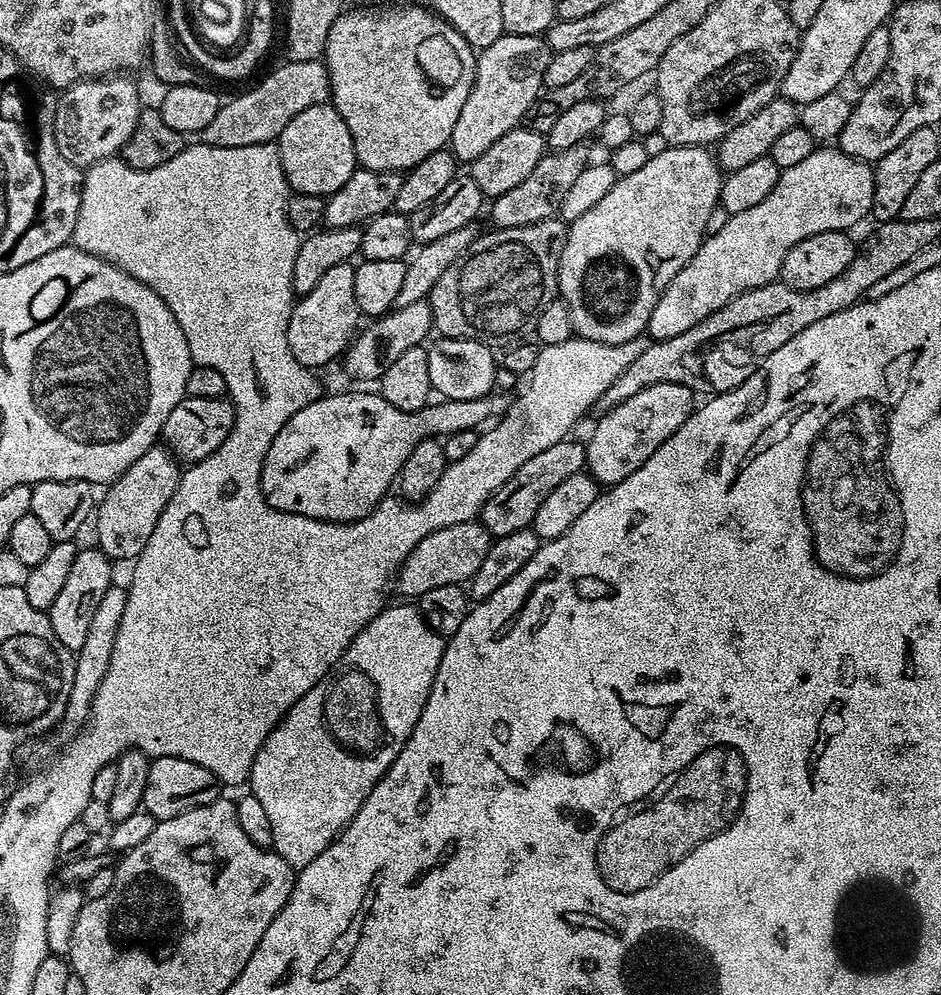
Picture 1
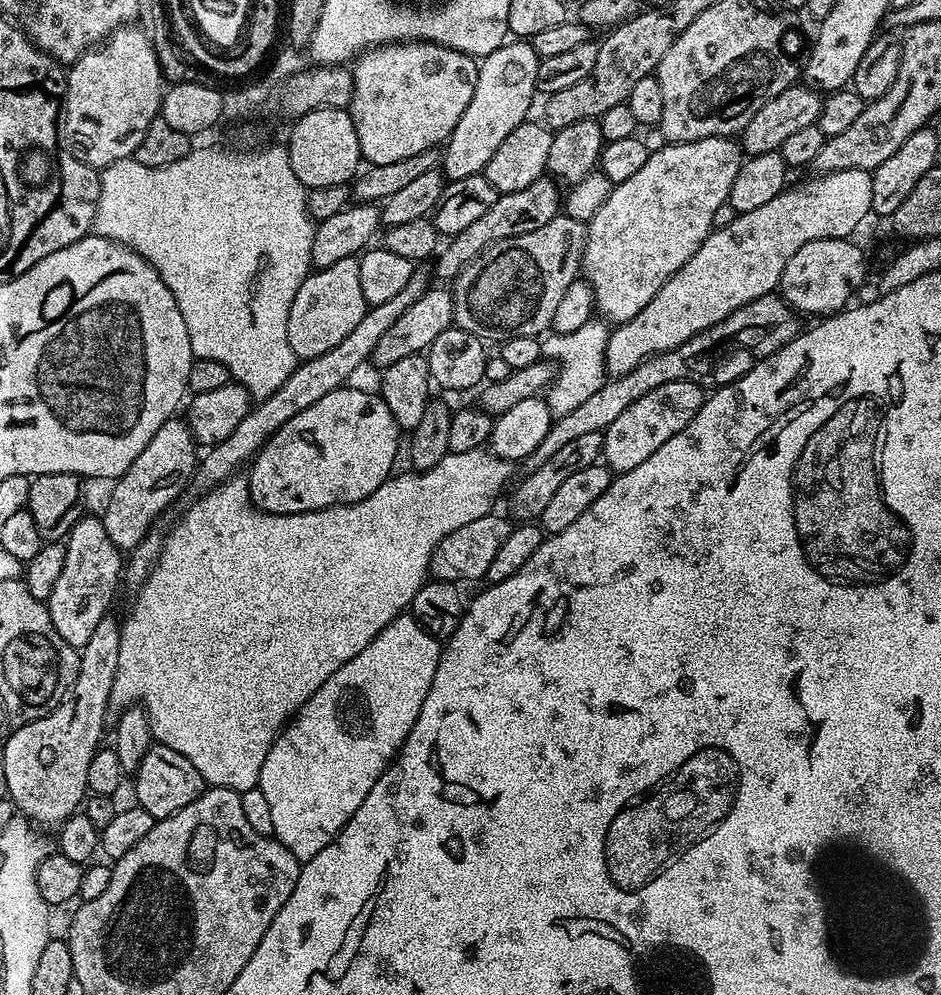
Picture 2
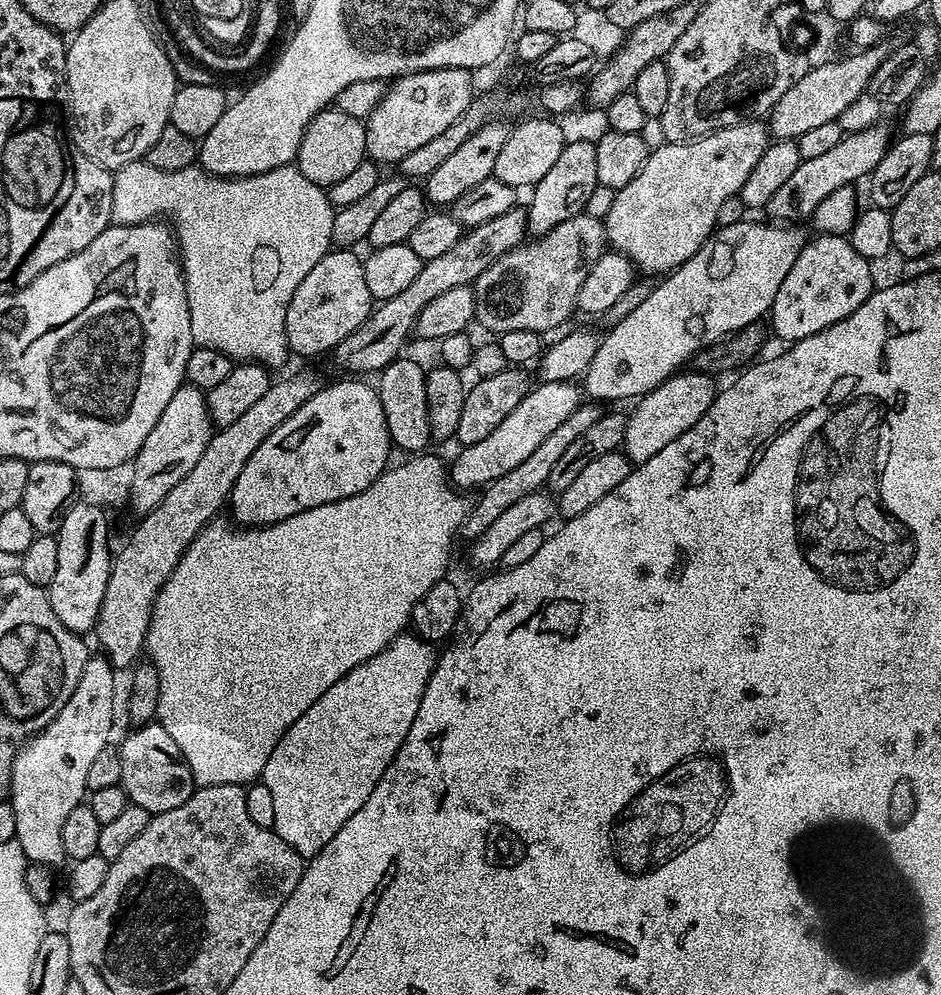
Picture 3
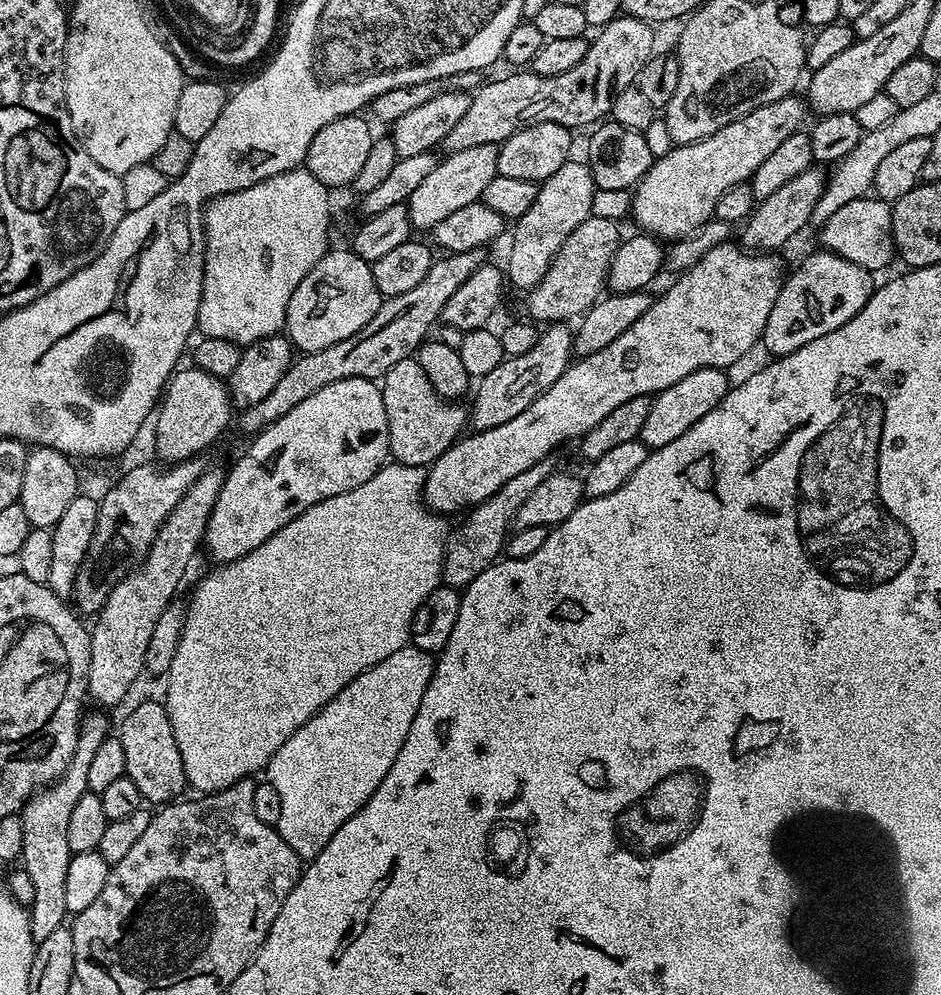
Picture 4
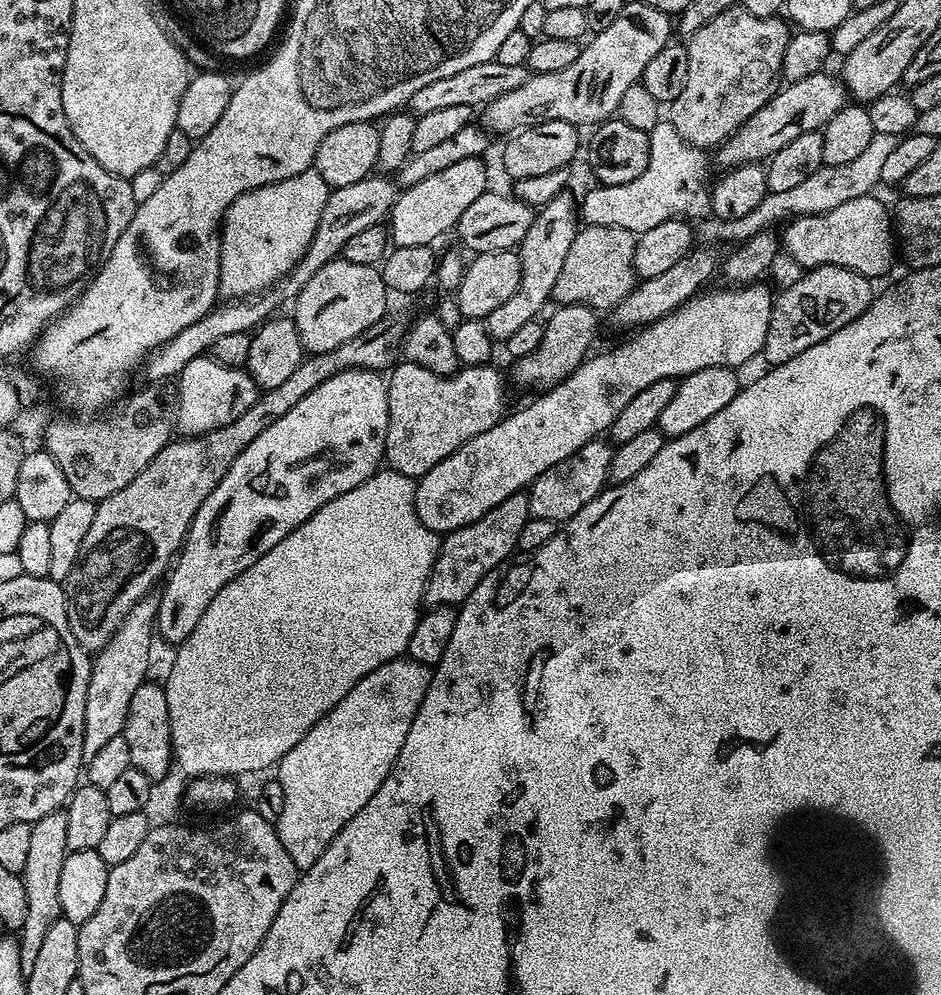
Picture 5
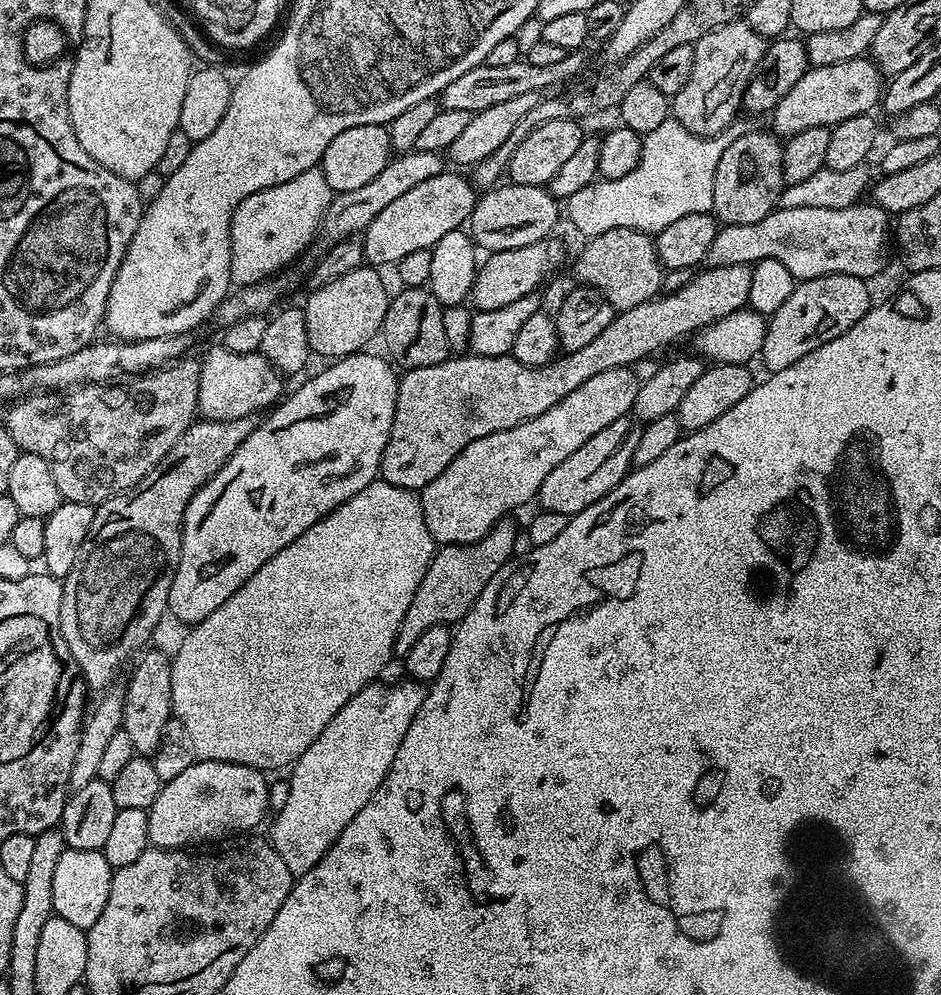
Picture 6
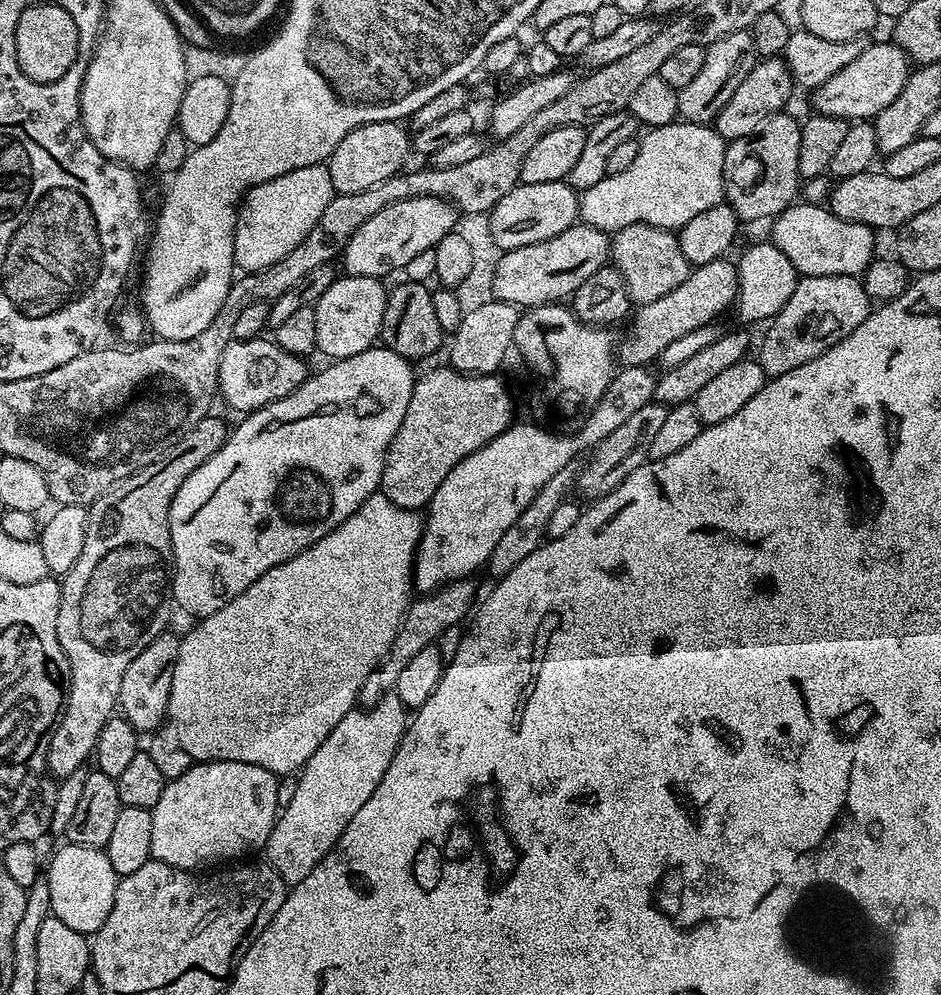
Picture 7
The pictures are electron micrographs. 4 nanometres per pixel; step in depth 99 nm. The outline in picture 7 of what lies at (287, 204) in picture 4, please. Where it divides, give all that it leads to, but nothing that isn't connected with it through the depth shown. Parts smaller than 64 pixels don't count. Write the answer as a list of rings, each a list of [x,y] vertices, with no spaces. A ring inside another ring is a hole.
[[[327,163],[302,166],[270,182],[253,186],[244,195],[236,213],[235,267],[244,272],[260,272],[266,266],[274,266],[274,262],[286,258],[286,254],[290,254],[290,250],[294,250],[294,246],[310,234],[322,210],[330,206],[333,195]]]

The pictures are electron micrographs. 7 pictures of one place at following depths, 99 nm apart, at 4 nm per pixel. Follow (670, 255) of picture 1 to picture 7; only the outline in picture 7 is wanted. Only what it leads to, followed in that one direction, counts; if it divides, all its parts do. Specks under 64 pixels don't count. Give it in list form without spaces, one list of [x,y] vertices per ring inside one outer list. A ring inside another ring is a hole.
[[[869,43],[862,50],[862,54],[858,54],[858,58],[850,62],[850,66],[838,70],[834,78],[829,78],[826,82],[822,82],[822,86],[814,89],[811,96],[812,104],[816,108],[813,109],[819,115],[833,116],[839,120],[871,121],[882,110],[886,110],[886,106],[890,106],[890,102],[898,98],[898,94],[902,94],[902,86],[906,86],[909,71],[909,58],[897,44]]]

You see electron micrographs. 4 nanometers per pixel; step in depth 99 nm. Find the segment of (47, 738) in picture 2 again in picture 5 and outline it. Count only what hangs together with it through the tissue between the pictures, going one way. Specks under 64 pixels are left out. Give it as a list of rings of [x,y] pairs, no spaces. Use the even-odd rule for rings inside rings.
[[[66,811],[51,812],[46,818],[37,820],[30,830],[30,851],[26,861],[26,870],[22,873],[22,879],[26,886],[26,922],[18,929],[18,943],[20,946],[20,965],[22,970],[28,973],[34,970],[34,961],[38,959],[38,950],[42,947],[45,935],[54,926],[54,922],[61,919],[60,903],[58,902],[58,882],[62,879],[62,862],[68,857],[68,843],[66,842]]]

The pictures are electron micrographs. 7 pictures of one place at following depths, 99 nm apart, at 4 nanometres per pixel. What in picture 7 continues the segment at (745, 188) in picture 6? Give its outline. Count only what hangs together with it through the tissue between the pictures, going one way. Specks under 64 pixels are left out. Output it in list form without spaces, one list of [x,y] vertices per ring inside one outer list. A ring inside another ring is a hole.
[[[787,111],[774,114],[751,134],[746,134],[746,138],[727,141],[724,149],[724,200],[741,221],[771,221],[791,208],[801,191],[802,177],[798,170],[801,121],[788,115]]]

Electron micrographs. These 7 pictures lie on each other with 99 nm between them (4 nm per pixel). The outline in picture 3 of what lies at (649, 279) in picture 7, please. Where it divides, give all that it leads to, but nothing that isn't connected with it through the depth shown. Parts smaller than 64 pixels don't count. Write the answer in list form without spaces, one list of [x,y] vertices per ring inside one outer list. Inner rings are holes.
[[[581,214],[566,222],[558,222],[554,230],[545,236],[529,239],[508,253],[502,254],[492,265],[486,266],[474,283],[476,294],[477,325],[481,324],[488,332],[499,334],[506,330],[534,330],[543,334],[546,330],[556,328],[560,324],[571,321],[572,312],[577,311],[576,299],[578,290],[582,290],[582,282],[586,282],[586,274],[594,262],[606,250],[604,221],[601,217]]]

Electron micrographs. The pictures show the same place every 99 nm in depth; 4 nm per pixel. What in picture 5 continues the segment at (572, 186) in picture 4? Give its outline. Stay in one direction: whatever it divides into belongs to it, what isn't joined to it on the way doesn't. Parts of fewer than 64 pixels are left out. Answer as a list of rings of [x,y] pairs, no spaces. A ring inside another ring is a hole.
[[[568,190],[558,193],[533,215],[530,230],[518,246],[522,266],[518,290],[514,290],[514,295],[507,302],[502,302],[498,310],[490,310],[486,321],[493,341],[507,342],[510,334],[515,334],[524,323],[537,319],[541,315],[539,312],[543,310],[544,303],[552,300],[554,282],[558,282],[558,273],[566,263],[566,254],[570,254],[570,242],[574,242],[577,232],[582,227],[577,197],[572,197],[570,193]]]

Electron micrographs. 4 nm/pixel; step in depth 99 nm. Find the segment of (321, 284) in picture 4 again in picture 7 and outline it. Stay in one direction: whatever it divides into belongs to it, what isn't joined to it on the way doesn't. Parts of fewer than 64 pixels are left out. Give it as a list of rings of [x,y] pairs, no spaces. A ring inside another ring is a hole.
[[[341,275],[318,298],[314,305],[314,327],[318,338],[316,347],[325,352],[332,360],[350,358],[354,354],[362,354],[367,348],[373,347],[380,340],[382,314],[386,314],[388,292],[384,288],[385,281],[374,276]]]

